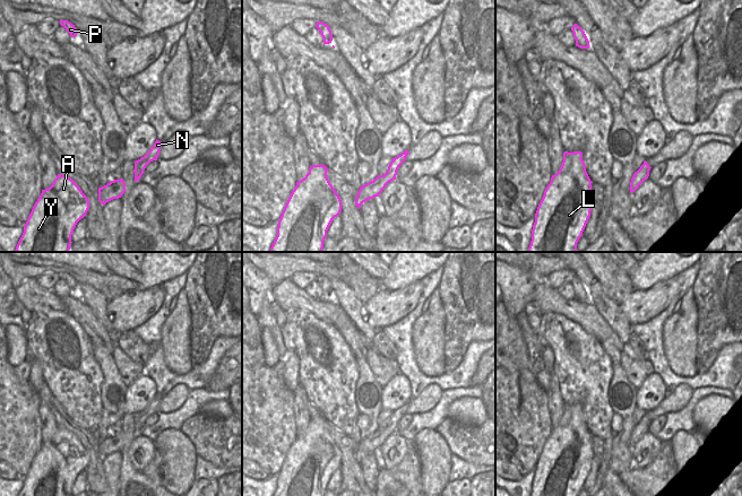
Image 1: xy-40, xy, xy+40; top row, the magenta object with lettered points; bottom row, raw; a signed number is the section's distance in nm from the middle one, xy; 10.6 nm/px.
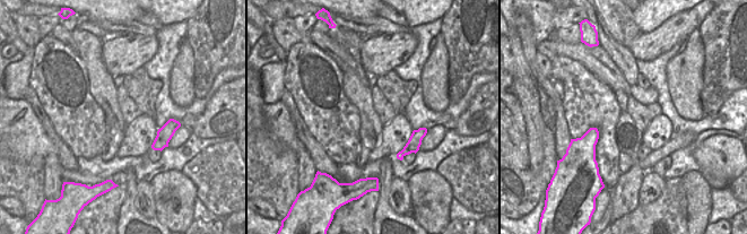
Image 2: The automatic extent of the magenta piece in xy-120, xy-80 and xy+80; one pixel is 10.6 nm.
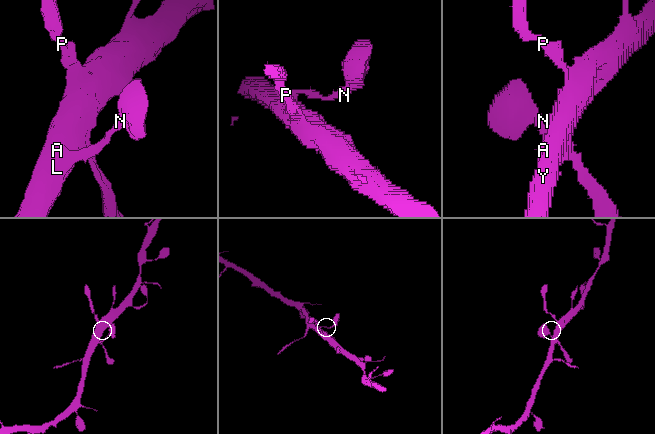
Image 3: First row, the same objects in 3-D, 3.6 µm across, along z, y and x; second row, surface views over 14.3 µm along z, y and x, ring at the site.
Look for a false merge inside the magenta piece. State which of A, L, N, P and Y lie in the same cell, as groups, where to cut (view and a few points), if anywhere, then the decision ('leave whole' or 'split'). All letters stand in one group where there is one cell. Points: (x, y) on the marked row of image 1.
A L N P Y; no cut; leave whole

